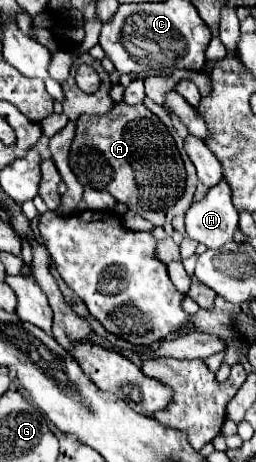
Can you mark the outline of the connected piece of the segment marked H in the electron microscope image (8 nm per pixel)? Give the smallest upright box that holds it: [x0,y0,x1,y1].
[185,179,239,249]

